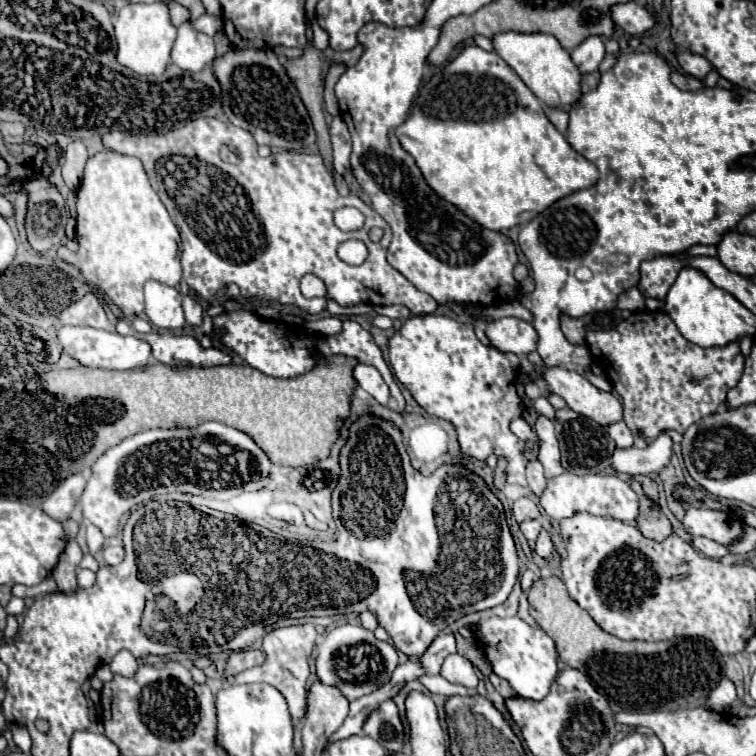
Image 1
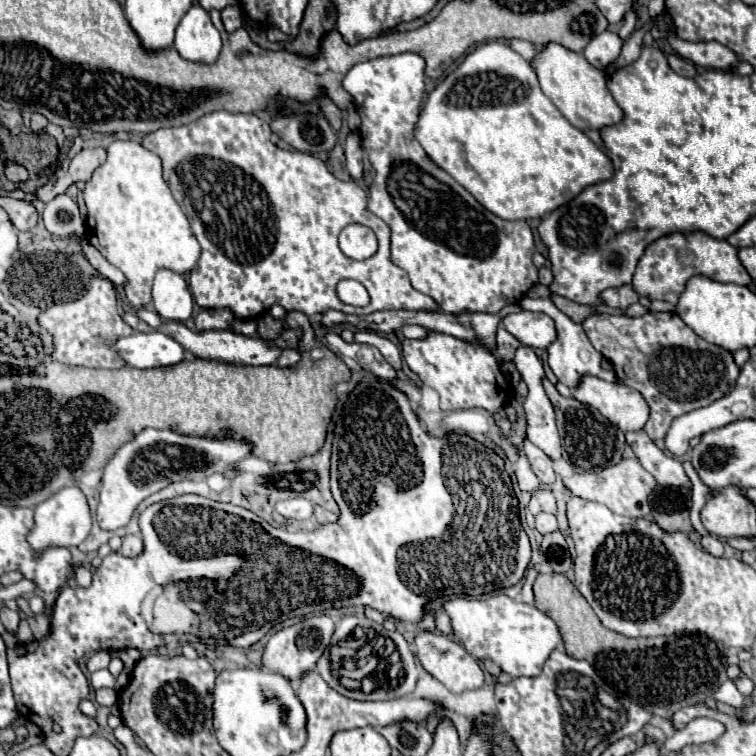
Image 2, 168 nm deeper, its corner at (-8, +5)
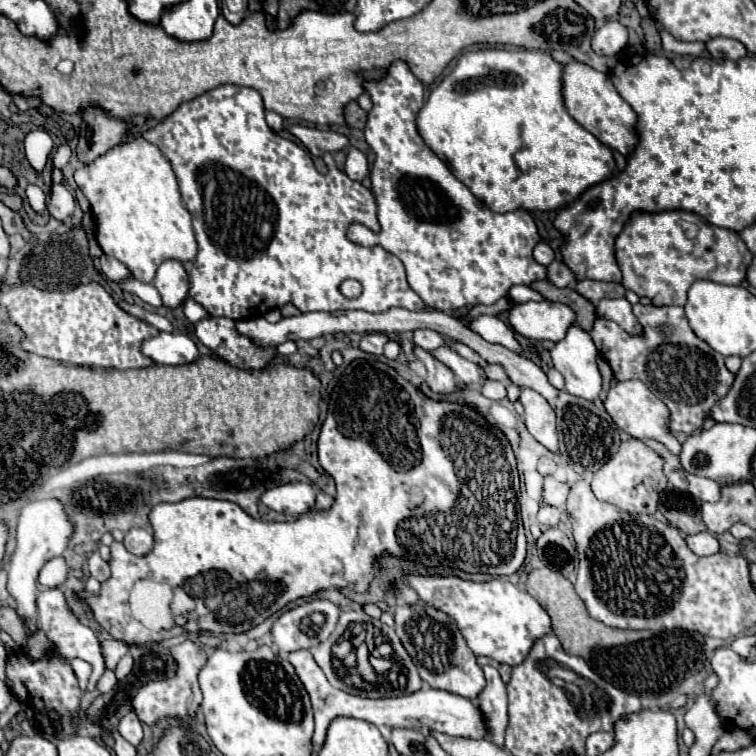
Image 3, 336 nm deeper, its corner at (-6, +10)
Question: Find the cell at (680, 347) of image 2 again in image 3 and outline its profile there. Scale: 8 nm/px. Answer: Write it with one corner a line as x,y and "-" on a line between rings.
634,304
634,316
642,326
642,334
634,336
622,330
616,322
606,318
596,318
590,336
610,364
616,380
642,380
654,396
658,396
670,410
668,428
682,444
685,439
700,430
704,416
710,408
726,396
734,384
734,374
726,368
724,356
714,352
710,344
694,334
680,306
642,306

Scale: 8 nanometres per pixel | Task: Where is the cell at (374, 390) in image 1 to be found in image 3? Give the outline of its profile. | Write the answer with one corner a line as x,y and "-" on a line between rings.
364,334
360,340
360,350
374,354
374,356
382,356
382,346
384,342
388,342
388,338
384,334

